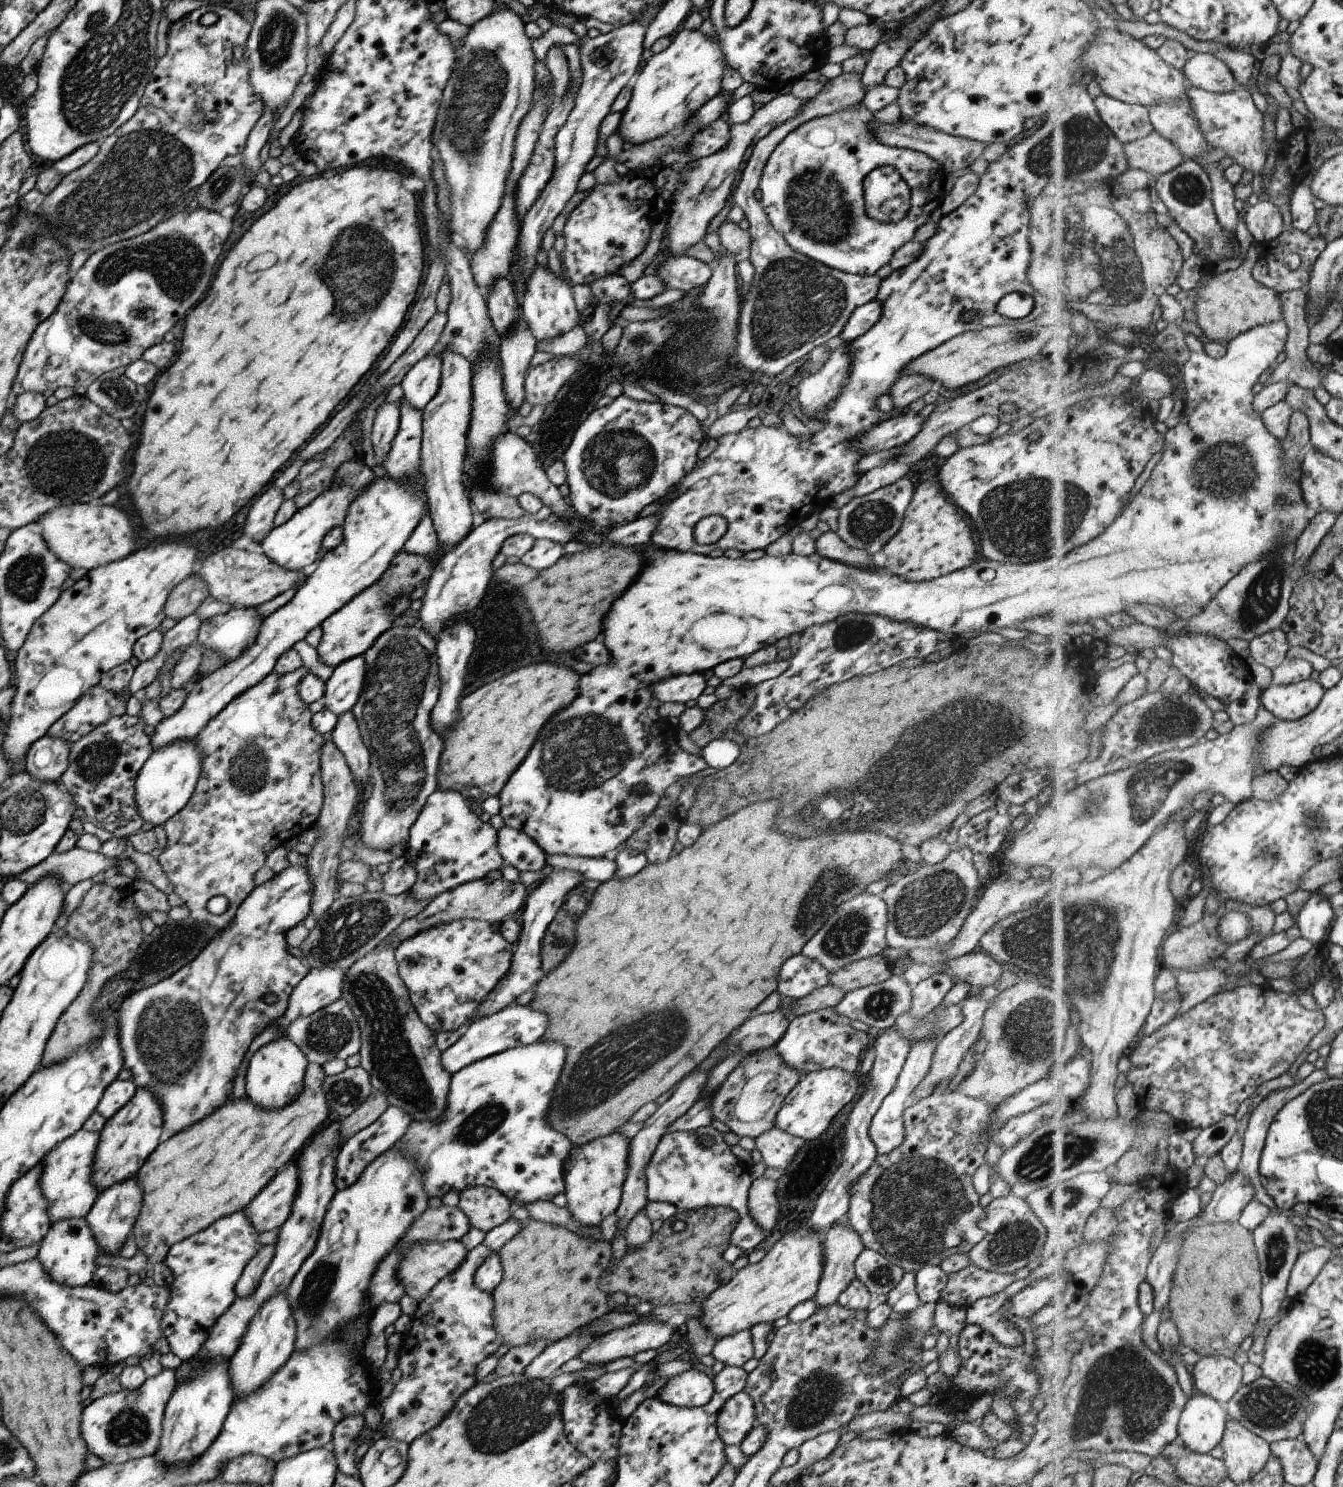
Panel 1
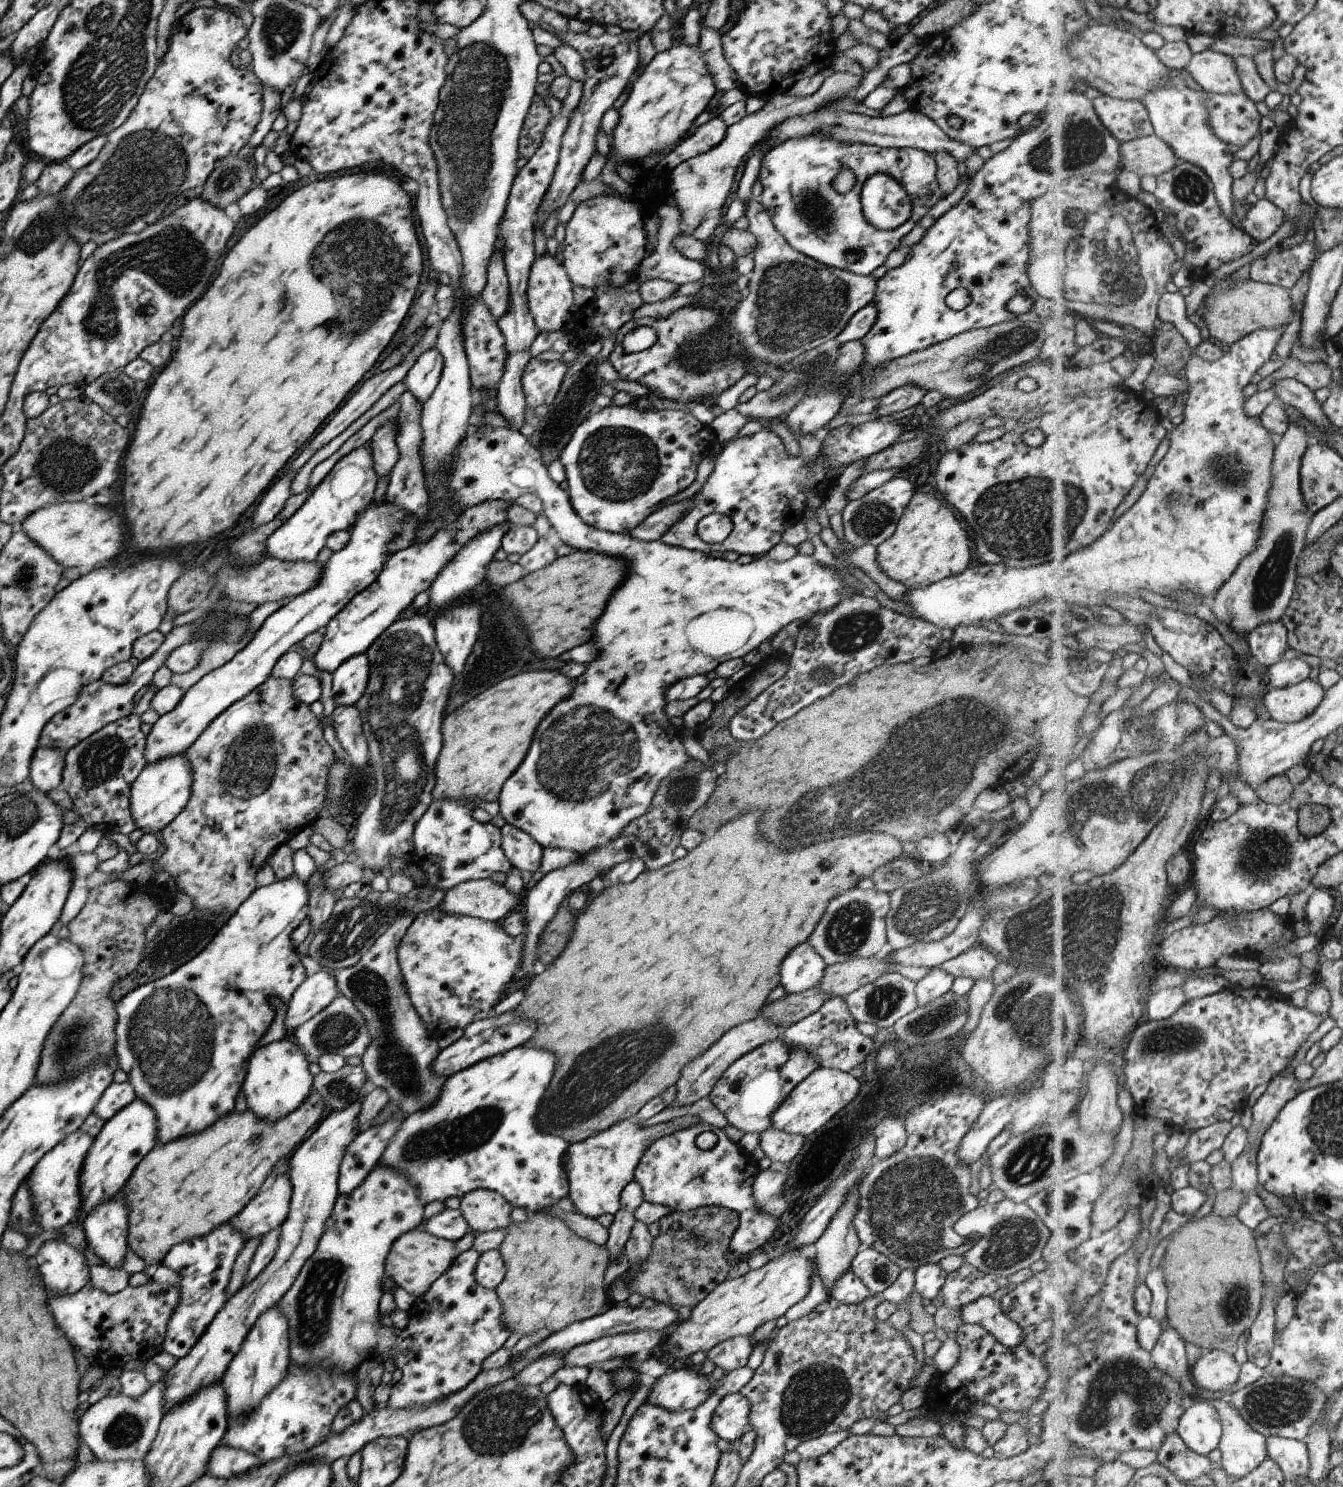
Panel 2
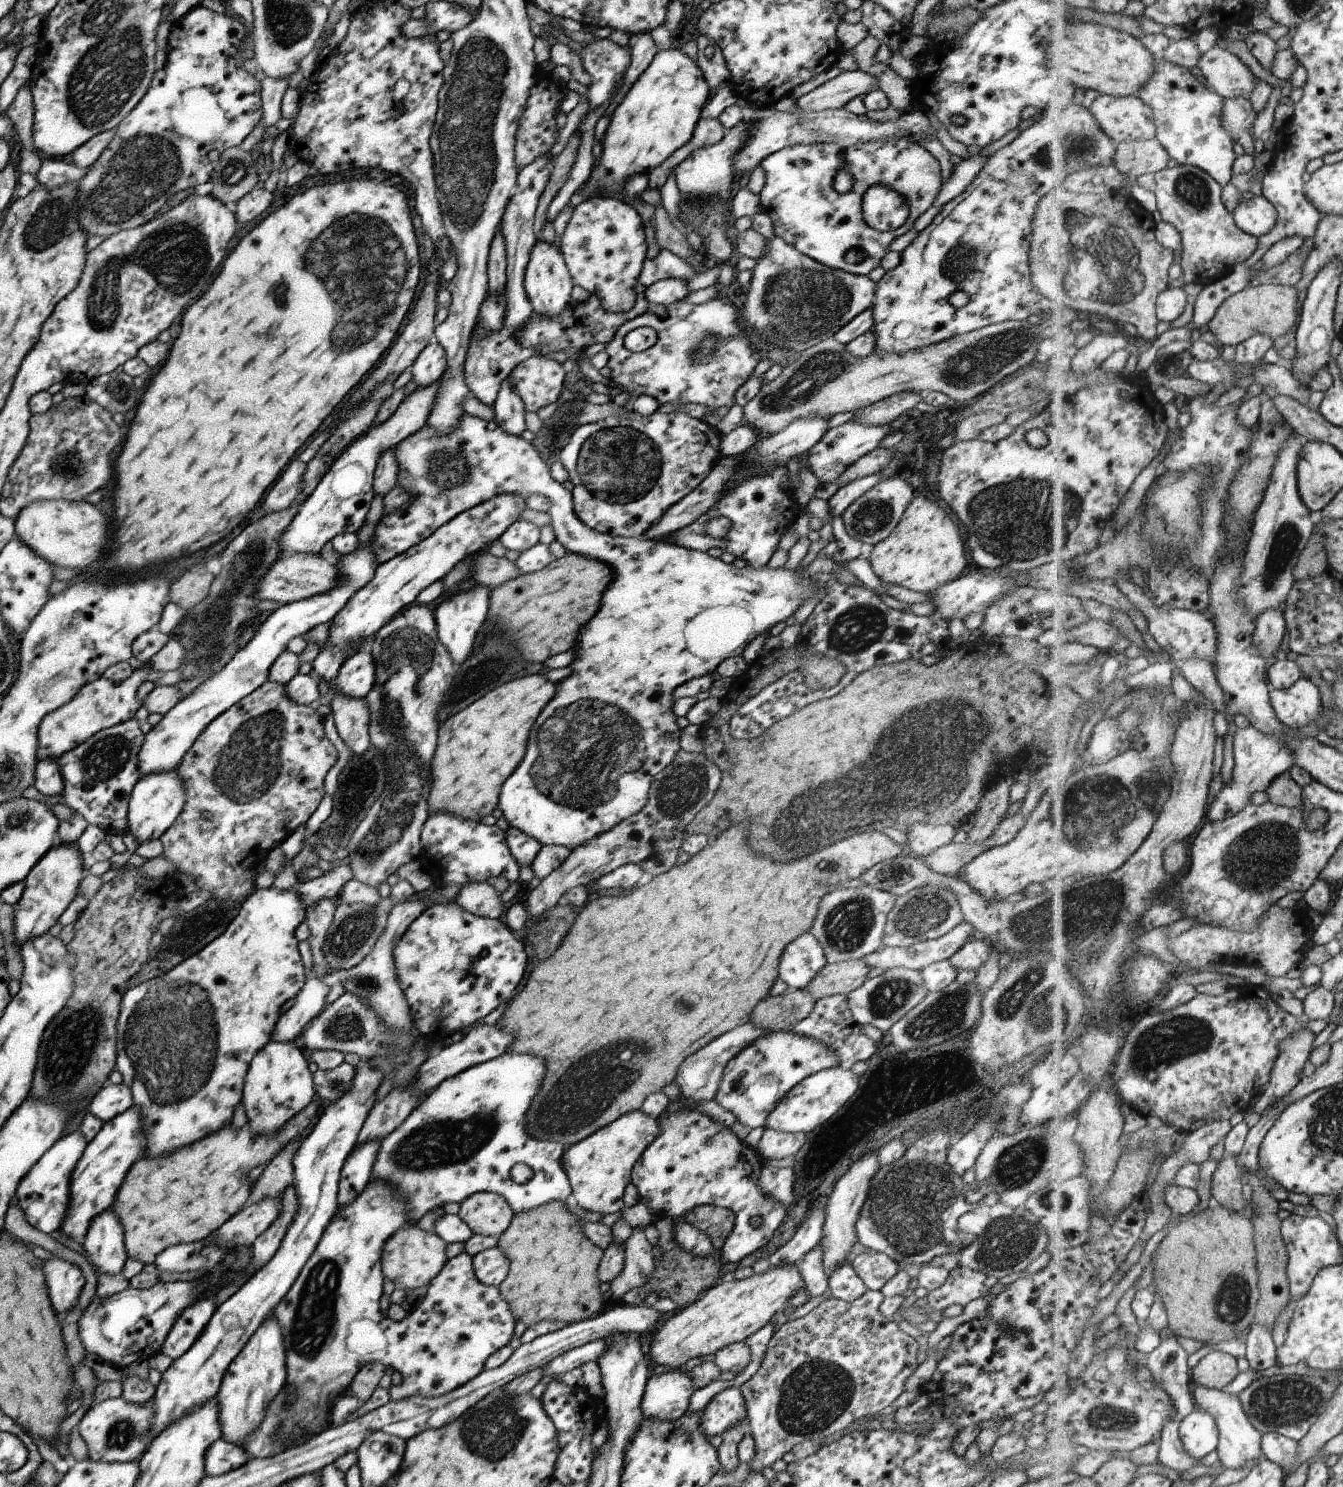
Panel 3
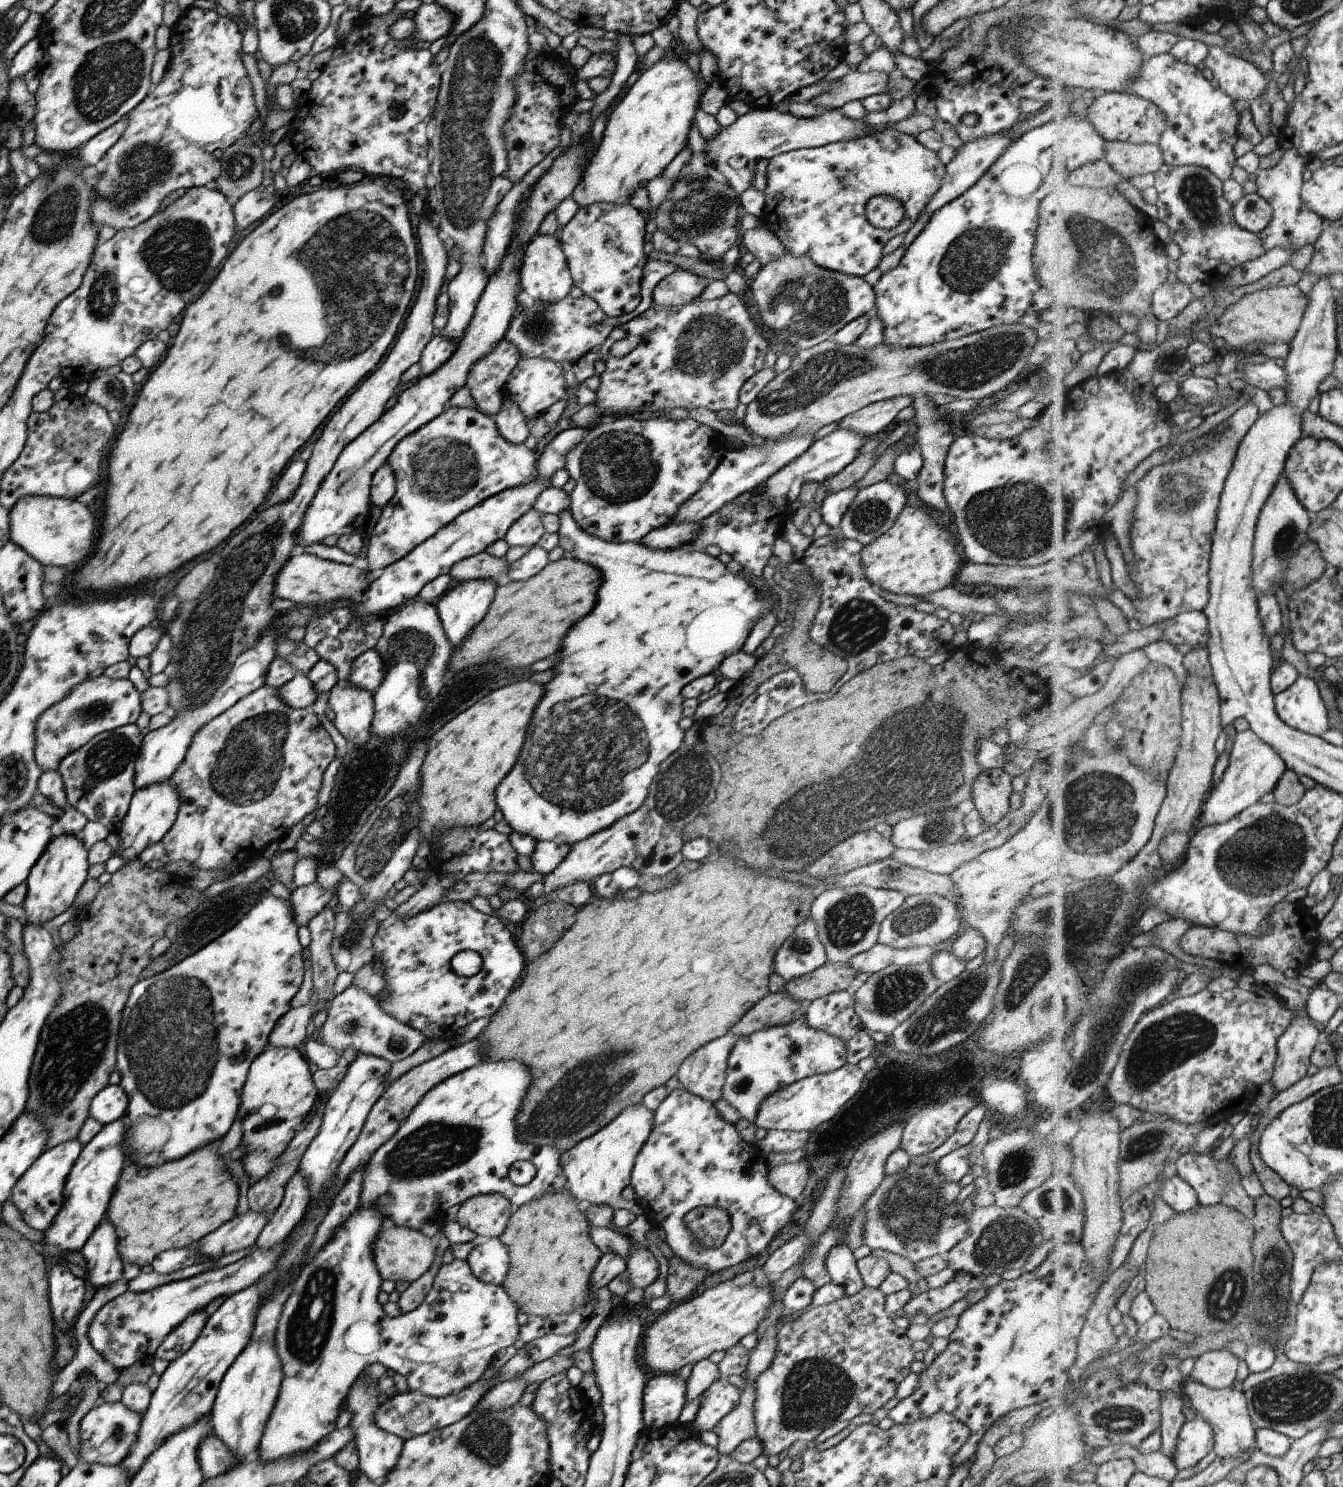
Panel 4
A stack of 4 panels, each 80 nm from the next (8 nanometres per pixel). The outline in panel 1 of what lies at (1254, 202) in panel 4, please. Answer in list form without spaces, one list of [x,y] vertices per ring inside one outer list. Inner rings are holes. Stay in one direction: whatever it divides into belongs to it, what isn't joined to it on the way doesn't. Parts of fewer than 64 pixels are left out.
[[[1273,200],[1258,201],[1245,213],[1245,224],[1254,242],[1261,246],[1276,239],[1284,231],[1283,214]]]

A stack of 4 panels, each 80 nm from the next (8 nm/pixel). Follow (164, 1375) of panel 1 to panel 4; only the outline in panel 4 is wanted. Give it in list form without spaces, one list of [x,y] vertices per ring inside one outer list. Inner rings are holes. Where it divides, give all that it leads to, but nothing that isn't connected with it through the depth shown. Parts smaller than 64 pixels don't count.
[[[120,1402],[94,1404],[78,1422],[79,1444],[76,1456],[79,1461],[107,1466],[118,1465],[135,1440],[141,1417],[142,1414],[130,1411]]]

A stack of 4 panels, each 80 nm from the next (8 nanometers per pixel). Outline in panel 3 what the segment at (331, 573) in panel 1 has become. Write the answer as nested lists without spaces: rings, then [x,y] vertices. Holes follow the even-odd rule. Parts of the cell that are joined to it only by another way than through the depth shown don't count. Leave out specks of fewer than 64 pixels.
[[[369,540],[363,548],[358,544],[358,548],[352,553],[342,555],[337,559],[335,566],[338,568],[338,580],[330,591],[284,604],[275,611],[263,615],[252,638],[244,647],[241,647],[229,659],[229,662],[217,671],[217,674],[205,679],[205,682],[198,685],[185,698],[177,701],[175,706],[172,706],[161,720],[144,734],[143,742],[137,753],[136,767],[140,777],[173,771],[180,763],[185,751],[189,750],[197,735],[209,722],[268,680],[269,667],[281,652],[285,651],[285,646],[291,638],[303,636],[305,631],[312,629],[315,625],[332,620],[332,617],[342,609],[356,590],[371,580],[377,566],[372,555],[373,551],[370,549],[371,543],[372,540]]]

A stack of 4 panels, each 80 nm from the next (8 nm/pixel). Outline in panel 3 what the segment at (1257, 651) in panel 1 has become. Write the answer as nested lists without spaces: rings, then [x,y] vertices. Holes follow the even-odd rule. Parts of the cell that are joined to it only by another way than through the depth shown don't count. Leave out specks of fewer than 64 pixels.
[[[1280,609],[1266,610],[1256,621],[1255,642],[1261,652],[1272,662],[1271,654],[1275,654],[1275,651],[1284,645],[1285,634],[1287,634],[1288,626],[1284,613]]]

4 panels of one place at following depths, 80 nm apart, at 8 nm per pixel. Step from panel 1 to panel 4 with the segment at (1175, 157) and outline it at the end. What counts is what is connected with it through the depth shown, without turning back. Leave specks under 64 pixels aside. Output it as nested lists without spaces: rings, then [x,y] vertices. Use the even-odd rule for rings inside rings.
[[[1108,141],[1103,160],[1127,181],[1137,175],[1154,175],[1165,165],[1163,151],[1155,143]]]

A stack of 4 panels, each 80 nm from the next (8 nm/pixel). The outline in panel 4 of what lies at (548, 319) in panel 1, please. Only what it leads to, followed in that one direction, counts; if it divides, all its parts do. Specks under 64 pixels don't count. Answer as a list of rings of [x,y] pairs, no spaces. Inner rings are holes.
[[[537,233],[525,245],[520,262],[519,276],[522,290],[534,301],[557,302],[562,299],[574,286],[570,270],[562,251],[557,235]]]

